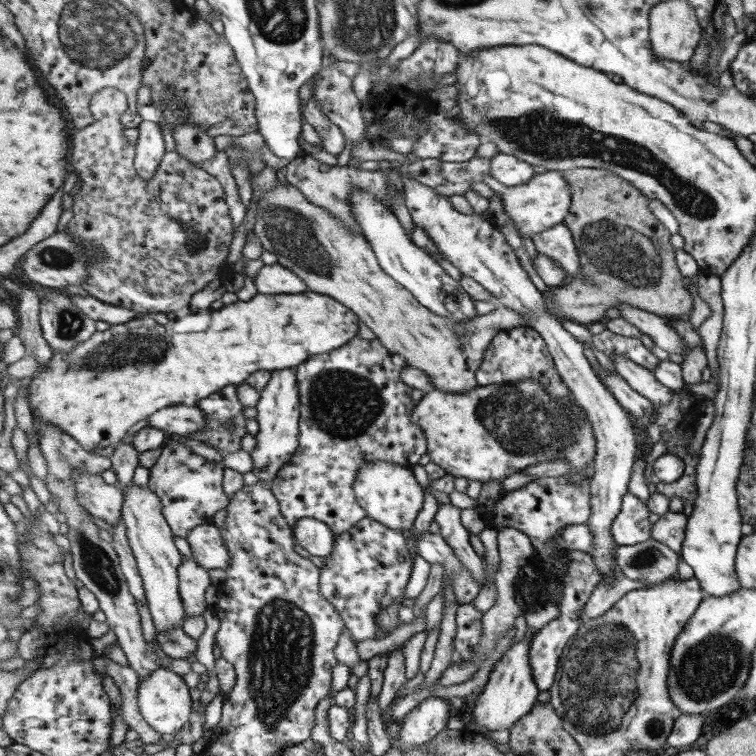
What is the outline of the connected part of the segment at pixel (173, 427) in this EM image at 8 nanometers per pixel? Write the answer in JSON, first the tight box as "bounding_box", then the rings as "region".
{"bounding_box":[148,405,208,437],"region":[[[173,405],[158,410],[148,419],[151,427],[183,437],[198,432],[206,424],[208,419],[198,406]]]}

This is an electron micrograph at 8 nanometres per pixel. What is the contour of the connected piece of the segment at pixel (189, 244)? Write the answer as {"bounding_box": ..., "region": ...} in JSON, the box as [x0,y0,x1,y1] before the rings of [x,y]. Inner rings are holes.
{"bounding_box":[68,88,235,314],"region":[[[107,88],[101,90],[101,92],[95,94],[94,100],[91,102],[91,112],[95,116],[95,123],[82,129],[75,130],[75,136],[73,136],[73,152],[71,152],[71,164],[73,164],[73,170],[77,174],[81,174],[80,180],[81,188],[78,193],[73,196],[72,212],[74,213],[73,220],[68,224],[69,234],[75,234],[79,238],[83,238],[85,242],[90,242],[93,245],[100,246],[100,253],[102,248],[105,248],[107,260],[97,260],[93,266],[89,268],[89,278],[86,280],[86,284],[83,284],[82,288],[89,292],[89,294],[97,294],[99,299],[103,299],[105,302],[114,304],[115,306],[122,306],[123,308],[129,308],[137,311],[139,314],[150,312],[162,312],[173,313],[176,310],[185,308],[192,302],[192,296],[195,293],[205,289],[209,283],[217,278],[225,278],[231,273],[229,271],[229,264],[227,264],[227,257],[231,253],[231,245],[234,239],[235,227],[233,227],[233,218],[229,214],[229,206],[225,202],[225,192],[223,192],[223,186],[221,182],[205,172],[203,168],[197,168],[187,161],[181,154],[176,151],[167,152],[166,157],[163,158],[162,164],[159,165],[159,170],[155,173],[155,177],[151,181],[147,181],[146,178],[139,176],[138,166],[135,166],[136,160],[136,144],[131,142],[131,139],[127,138],[127,134],[123,133],[124,113],[128,110],[128,98],[124,92],[117,90],[117,88]]]}

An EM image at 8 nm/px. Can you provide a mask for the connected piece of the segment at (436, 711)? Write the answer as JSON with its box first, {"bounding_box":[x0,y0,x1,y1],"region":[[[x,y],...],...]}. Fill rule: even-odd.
{"bounding_box":[397,696,453,751],"region":[[[433,696],[423,704],[419,704],[403,719],[403,728],[397,738],[401,751],[415,749],[435,739],[443,729],[447,728],[451,712],[453,704],[449,697]]]}

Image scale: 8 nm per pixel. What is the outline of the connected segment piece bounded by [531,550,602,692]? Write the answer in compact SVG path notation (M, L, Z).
M574 550L569 554L567 562L566 582L563 588L563 598L559 610L561 615L557 620L545 624L543 628L536 634L531 642L531 666L534 667L535 682L538 683L541 692L547 692L558 680L558 668L561 664L563 653L566 652L567 643L571 638L578 635L579 628L583 625L583 607L587 605L587 601L591 600L591 595L598 588L598 584L602 580L602 574L598 570L597 563L593 555L585 550Z

